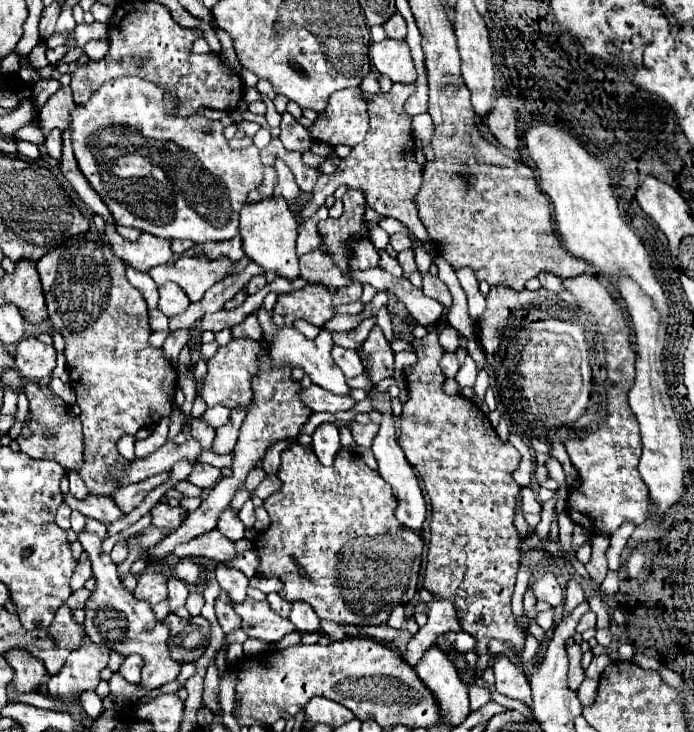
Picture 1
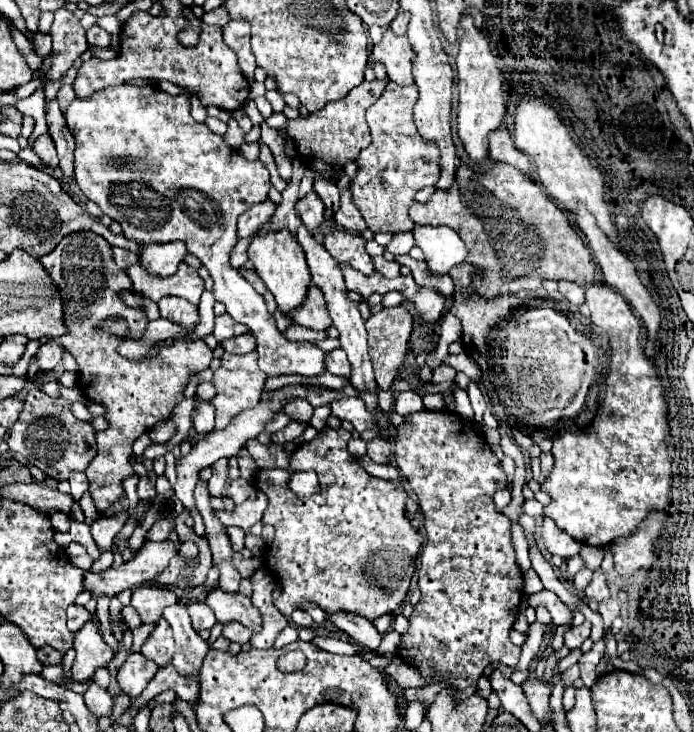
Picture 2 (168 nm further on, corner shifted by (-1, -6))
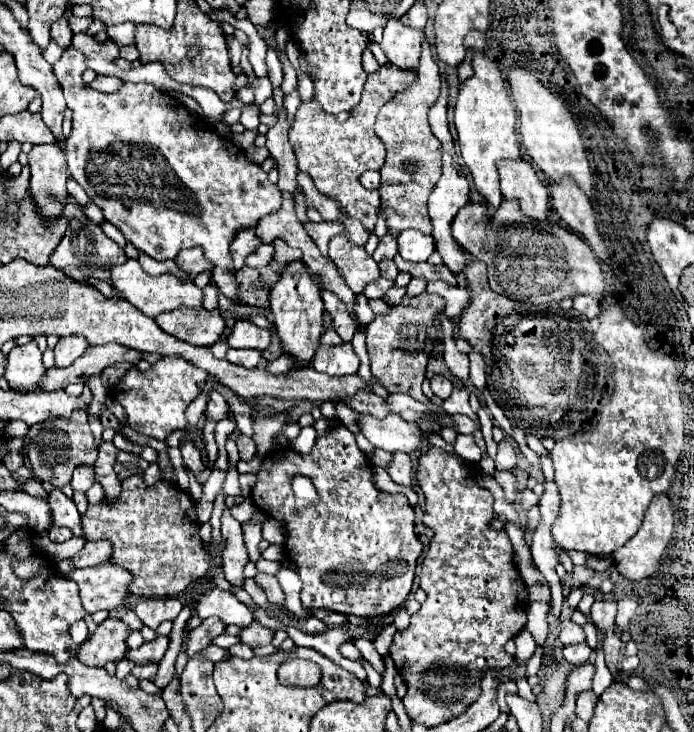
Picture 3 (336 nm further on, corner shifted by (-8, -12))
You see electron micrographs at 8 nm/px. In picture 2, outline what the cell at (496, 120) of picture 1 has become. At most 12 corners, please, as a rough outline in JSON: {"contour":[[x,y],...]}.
{"contour":[[506,128],[490,132],[490,158],[530,172],[530,158]]}

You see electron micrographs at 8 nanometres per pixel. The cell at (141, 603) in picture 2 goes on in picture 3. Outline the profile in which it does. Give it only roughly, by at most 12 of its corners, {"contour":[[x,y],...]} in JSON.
{"contour":[[145,598],[135,614],[151,630],[181,612],[179,598]]}

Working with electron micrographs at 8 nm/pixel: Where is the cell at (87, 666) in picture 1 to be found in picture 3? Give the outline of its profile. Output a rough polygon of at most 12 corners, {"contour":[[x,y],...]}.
{"contour":[[107,618],[77,658],[87,666],[117,662],[127,652],[131,630]]}

